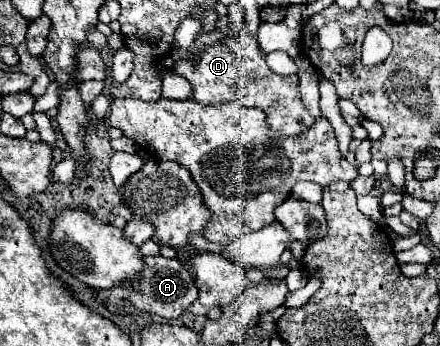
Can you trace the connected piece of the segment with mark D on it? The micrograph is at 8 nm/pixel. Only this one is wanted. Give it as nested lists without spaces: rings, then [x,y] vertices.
[[[228,36],[218,44],[206,46],[190,60],[178,60],[172,68],[192,84],[192,98],[200,104],[226,104],[240,100],[246,107],[262,108],[268,116],[268,126],[284,136],[298,136],[314,124],[314,118],[300,100],[298,76],[276,76],[264,62],[264,54],[254,36]]]

